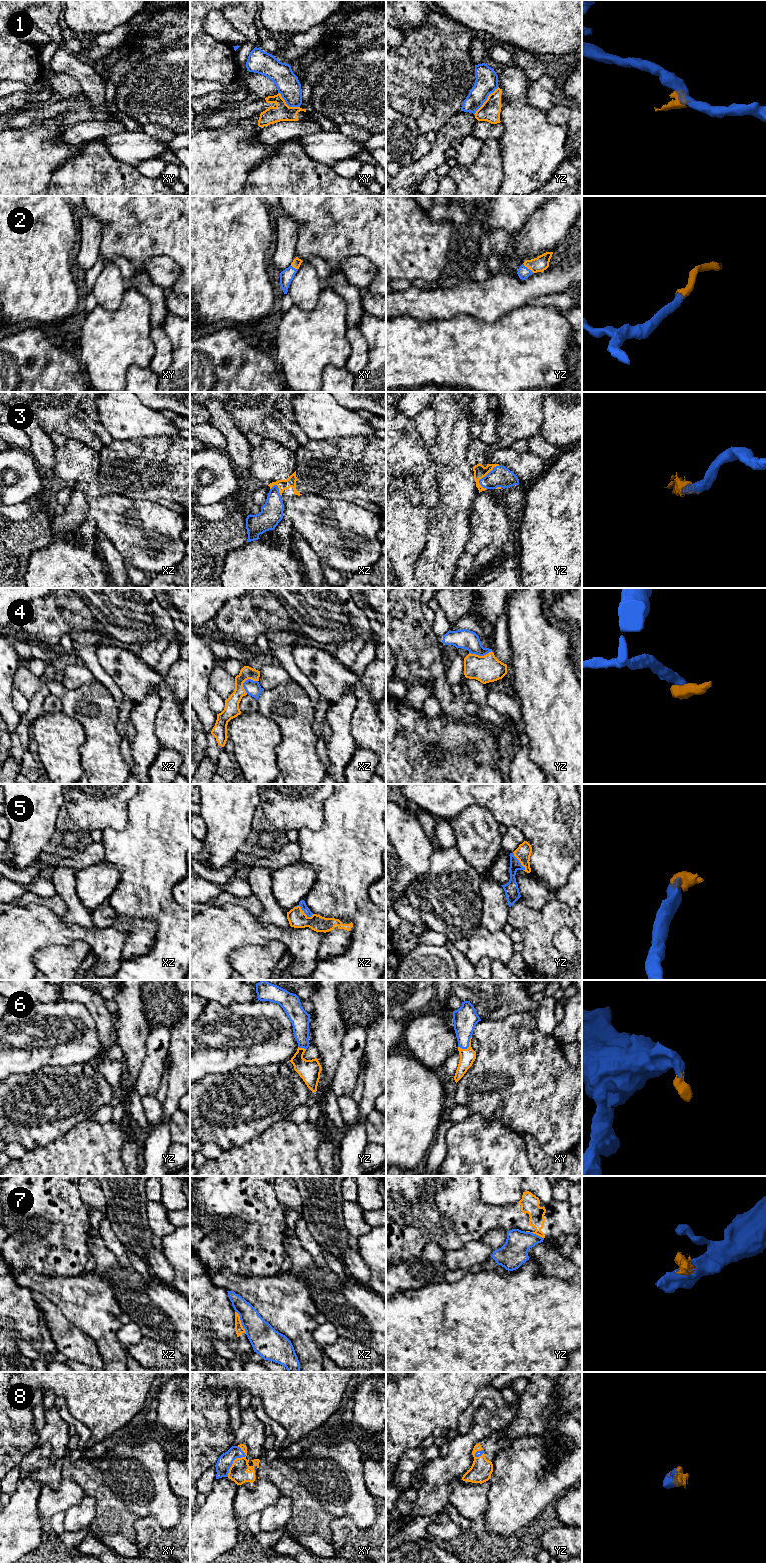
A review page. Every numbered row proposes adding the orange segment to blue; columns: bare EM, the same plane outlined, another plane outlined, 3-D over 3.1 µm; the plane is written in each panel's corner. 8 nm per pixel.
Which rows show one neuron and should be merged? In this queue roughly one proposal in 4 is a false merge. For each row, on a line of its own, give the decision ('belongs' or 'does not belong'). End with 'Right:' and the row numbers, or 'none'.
1: does not belong
2: belongs
3: belongs
4: does not belong
5: belongs
6: belongs
7: does not belong
8: belongs
Right: 2, 3, 5, 6, 8

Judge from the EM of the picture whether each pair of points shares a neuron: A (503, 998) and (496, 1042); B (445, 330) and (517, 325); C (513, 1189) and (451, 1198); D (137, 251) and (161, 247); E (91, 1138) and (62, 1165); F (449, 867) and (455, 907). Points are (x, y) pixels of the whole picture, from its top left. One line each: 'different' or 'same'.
A: different
B: same
C: different
D: same
E: same
F: same

